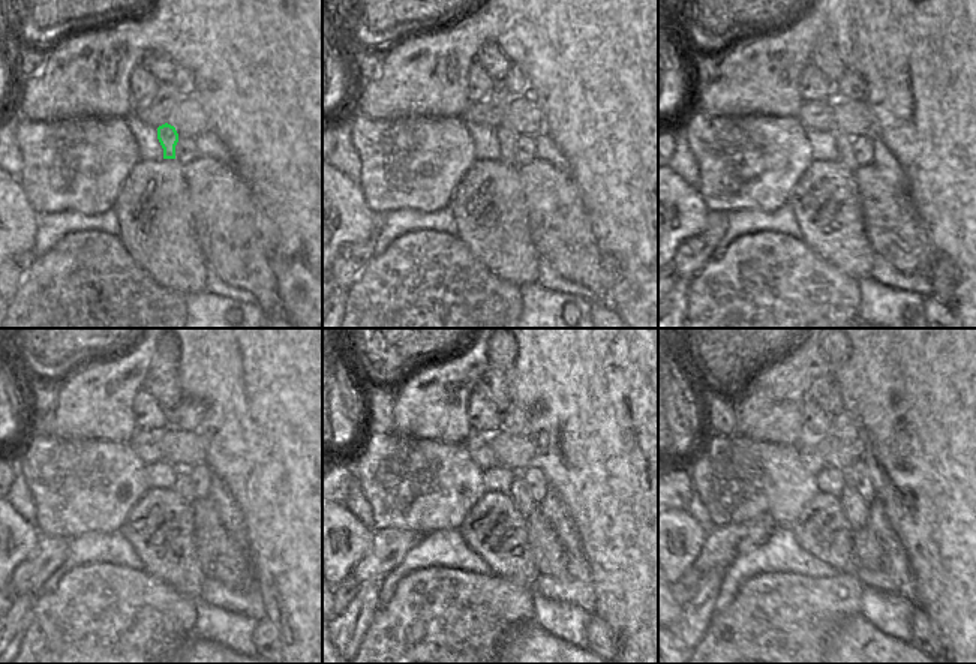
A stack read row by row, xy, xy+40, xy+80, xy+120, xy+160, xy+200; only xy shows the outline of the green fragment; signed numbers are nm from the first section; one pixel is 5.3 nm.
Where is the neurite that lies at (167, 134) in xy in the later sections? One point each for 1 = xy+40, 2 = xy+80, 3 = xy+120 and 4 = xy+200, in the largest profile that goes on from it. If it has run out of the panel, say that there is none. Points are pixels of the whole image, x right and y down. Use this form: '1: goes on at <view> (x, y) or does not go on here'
1: goes on at xy+40 (505, 137)
2: goes on at xy+80 (843, 143)
3: goes on at xy+120 (182, 486)
4: goes on at xy+200 (855, 508)

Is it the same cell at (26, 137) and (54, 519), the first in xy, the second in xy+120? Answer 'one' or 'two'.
one

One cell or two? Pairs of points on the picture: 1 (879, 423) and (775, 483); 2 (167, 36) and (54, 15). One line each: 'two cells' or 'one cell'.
1: two cells
2: two cells

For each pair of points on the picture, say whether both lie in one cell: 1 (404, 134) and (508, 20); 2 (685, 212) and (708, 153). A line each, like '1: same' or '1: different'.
1: different
2: different

